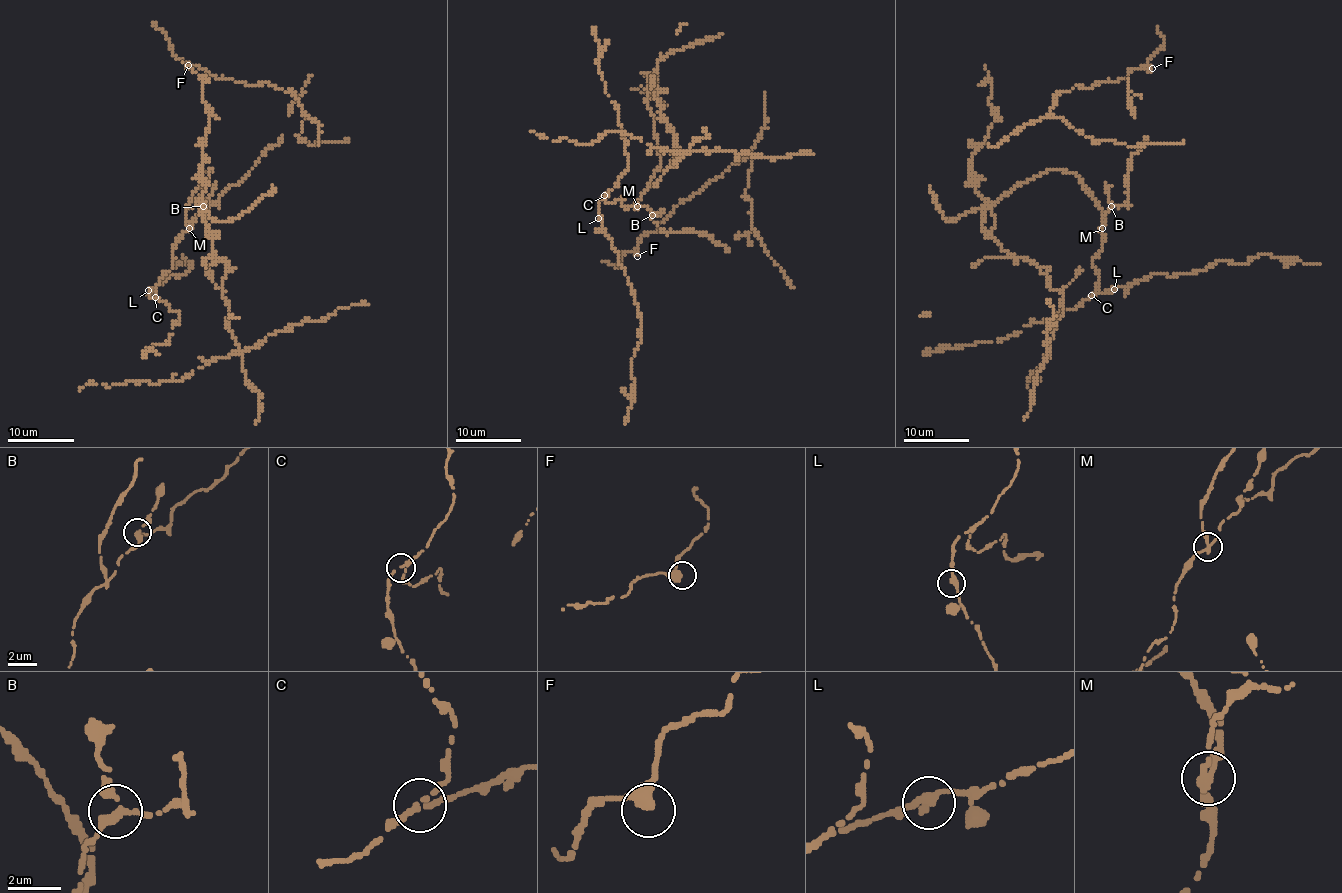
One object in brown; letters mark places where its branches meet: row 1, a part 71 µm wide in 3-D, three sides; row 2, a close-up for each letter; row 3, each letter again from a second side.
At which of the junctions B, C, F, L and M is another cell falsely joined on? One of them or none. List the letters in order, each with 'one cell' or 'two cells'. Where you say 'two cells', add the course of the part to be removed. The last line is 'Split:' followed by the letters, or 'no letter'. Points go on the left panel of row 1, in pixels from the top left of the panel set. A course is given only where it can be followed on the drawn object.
B: one cell
C: one cell
F: one cell
L: one cell
M: two cells | (188, 229), (185, 209), (213, 169), (198, 206), (228, 265), (221, 285), (240, 350), (182, 380), (79, 390)
Split: M

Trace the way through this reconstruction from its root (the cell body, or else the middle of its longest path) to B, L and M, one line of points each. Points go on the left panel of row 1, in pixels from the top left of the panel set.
B: (190, 202), (185, 212), (190, 227), (203, 211), (203, 206)
L: (190, 202), (185, 212), (188, 229), (173, 249), (173, 265), (160, 277), (157, 295), (152, 297), (148, 290)
M: (190, 202), (185, 212), (188, 229)

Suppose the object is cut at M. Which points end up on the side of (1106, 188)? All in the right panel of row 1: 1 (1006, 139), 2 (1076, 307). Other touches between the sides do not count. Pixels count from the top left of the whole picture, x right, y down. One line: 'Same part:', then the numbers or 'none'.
Same part: 1, 2

